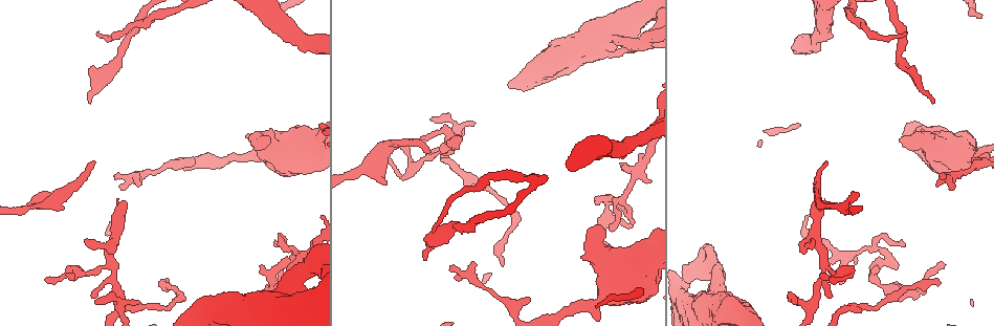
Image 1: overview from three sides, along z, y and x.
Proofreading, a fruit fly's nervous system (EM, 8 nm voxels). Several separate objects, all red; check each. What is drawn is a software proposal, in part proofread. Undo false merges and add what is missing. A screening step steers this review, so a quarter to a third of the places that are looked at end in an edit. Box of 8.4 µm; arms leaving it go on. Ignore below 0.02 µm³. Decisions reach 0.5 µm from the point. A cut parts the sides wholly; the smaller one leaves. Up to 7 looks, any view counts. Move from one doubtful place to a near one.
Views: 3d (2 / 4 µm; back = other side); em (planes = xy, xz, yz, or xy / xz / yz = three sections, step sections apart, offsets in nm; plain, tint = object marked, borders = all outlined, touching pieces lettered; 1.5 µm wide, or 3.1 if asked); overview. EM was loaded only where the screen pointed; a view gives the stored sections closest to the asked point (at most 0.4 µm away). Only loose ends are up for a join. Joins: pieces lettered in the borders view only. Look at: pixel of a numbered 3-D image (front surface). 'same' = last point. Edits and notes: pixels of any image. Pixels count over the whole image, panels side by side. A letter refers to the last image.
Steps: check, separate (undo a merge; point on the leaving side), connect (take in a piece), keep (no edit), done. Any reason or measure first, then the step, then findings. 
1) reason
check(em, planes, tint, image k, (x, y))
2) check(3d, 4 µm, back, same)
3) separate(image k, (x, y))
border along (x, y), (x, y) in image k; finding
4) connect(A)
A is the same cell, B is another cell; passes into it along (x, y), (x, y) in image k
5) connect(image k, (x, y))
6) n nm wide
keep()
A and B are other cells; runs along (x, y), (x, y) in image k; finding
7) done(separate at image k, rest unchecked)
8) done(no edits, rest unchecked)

sharp bend
check(3d, 4 µm, image 1, (874, 277))

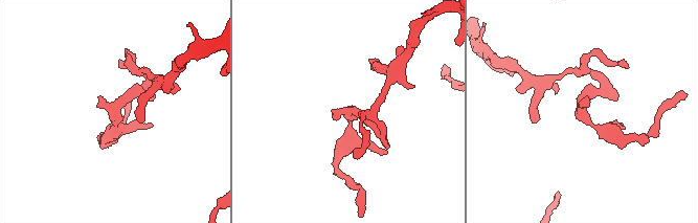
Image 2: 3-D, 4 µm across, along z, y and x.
arms of 170, 280 nm
check(em, planes, tint, image 2, (583, 109))

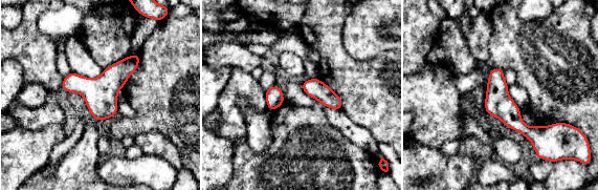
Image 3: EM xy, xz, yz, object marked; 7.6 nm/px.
check(em, planes, borders, same)

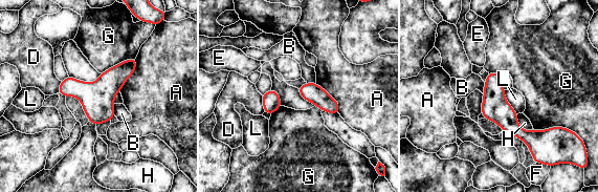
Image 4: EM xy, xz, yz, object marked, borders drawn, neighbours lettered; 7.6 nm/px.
A touches over 320 nm
keep()
A, B, D, E, F, G, H and L are other cells; runs along (490, 75), (494, 106), (525, 136), (546, 140) in image 4; one neuron here

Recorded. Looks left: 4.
calibre changes
check(em, planes, borders, image 1, (931, 143))

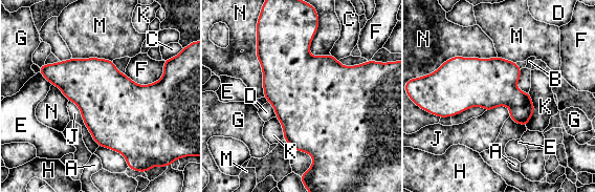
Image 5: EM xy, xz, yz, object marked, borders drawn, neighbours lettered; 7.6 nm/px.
keep()
A, B, C, D, E, F, G, H, J, K, M and N are other cells; border along (69, 100), (98, 146) in image 5; continuous, no second neuron

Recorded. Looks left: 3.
branch stops here
check(em, planes, borders, image 1, (98, 32))

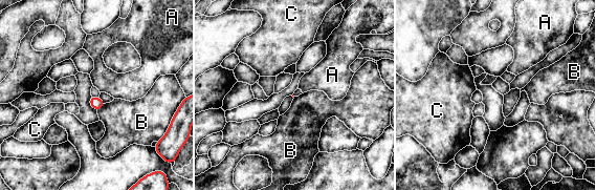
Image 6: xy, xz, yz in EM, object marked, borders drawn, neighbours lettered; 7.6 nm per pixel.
keep()
A, B and C are other cells; border along (106, 103), (97, 111) in image 6; no lettered piece goes on from it

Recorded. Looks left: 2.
done(no edits, rest unchecked)

